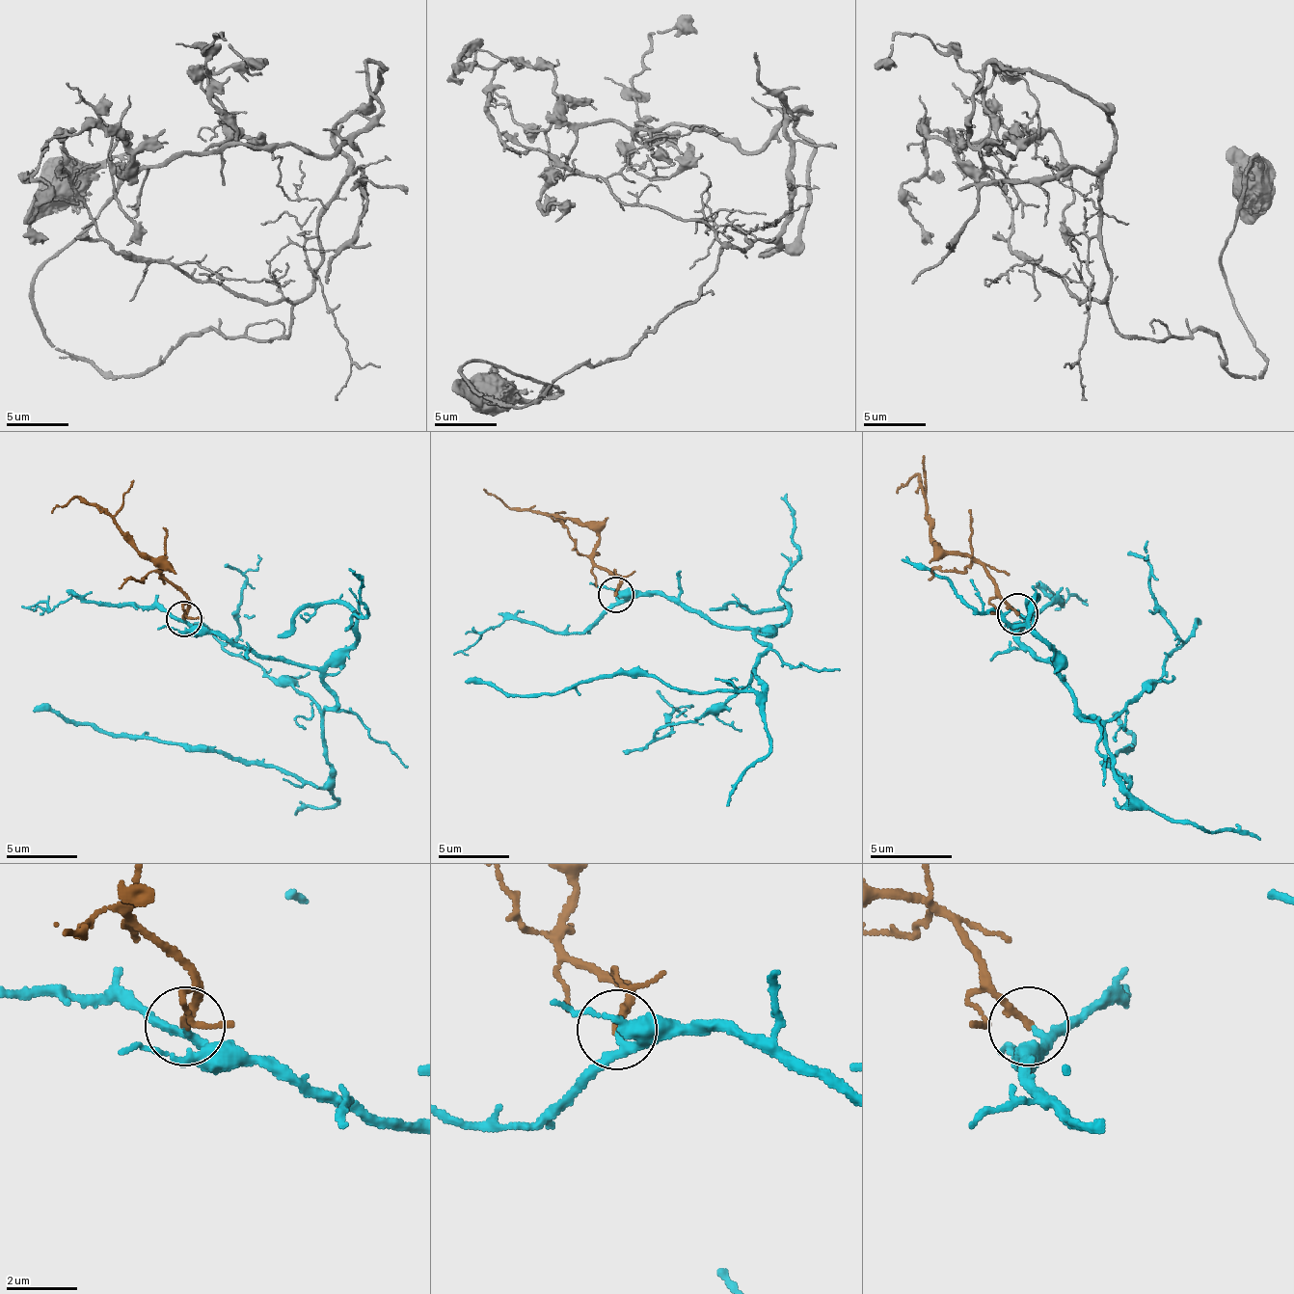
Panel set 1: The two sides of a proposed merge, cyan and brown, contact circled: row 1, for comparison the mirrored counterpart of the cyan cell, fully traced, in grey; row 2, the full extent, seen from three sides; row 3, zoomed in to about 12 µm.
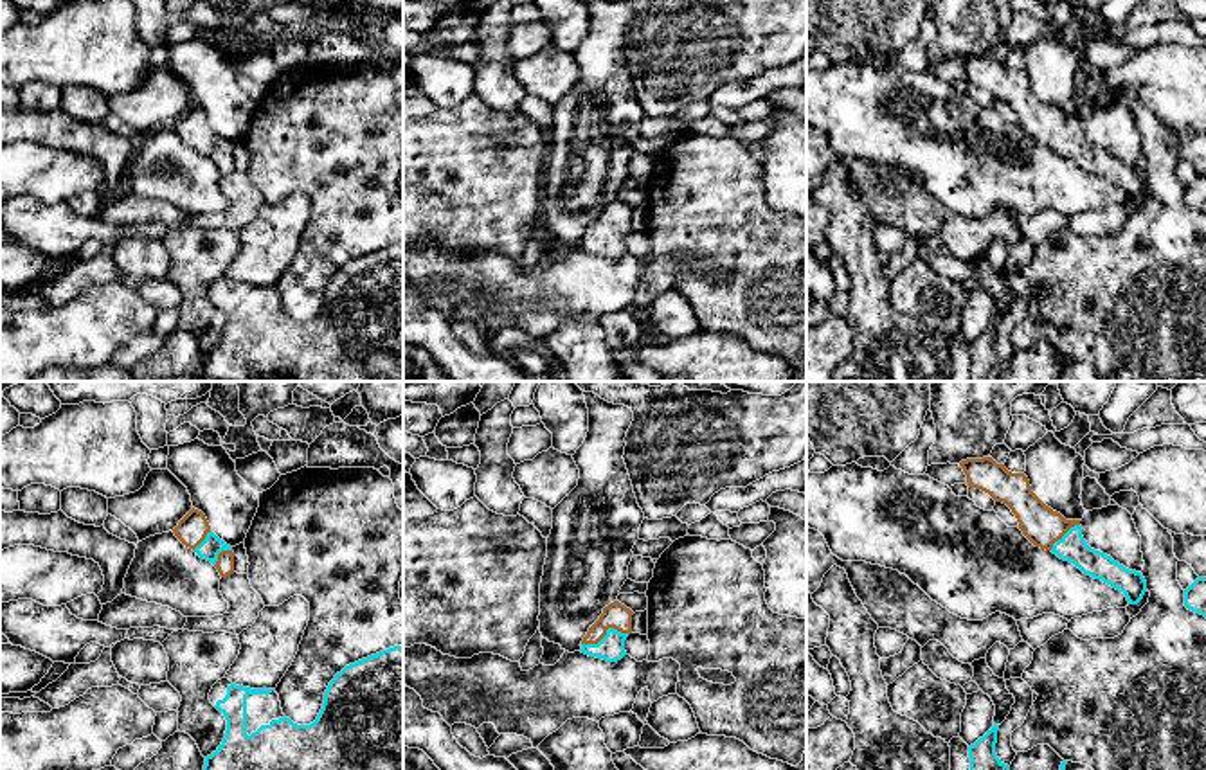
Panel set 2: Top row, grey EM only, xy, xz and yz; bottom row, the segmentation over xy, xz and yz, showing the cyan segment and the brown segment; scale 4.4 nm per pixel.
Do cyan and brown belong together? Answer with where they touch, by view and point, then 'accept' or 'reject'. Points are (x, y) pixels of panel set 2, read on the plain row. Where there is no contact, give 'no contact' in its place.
contact xz (607, 231); accept

